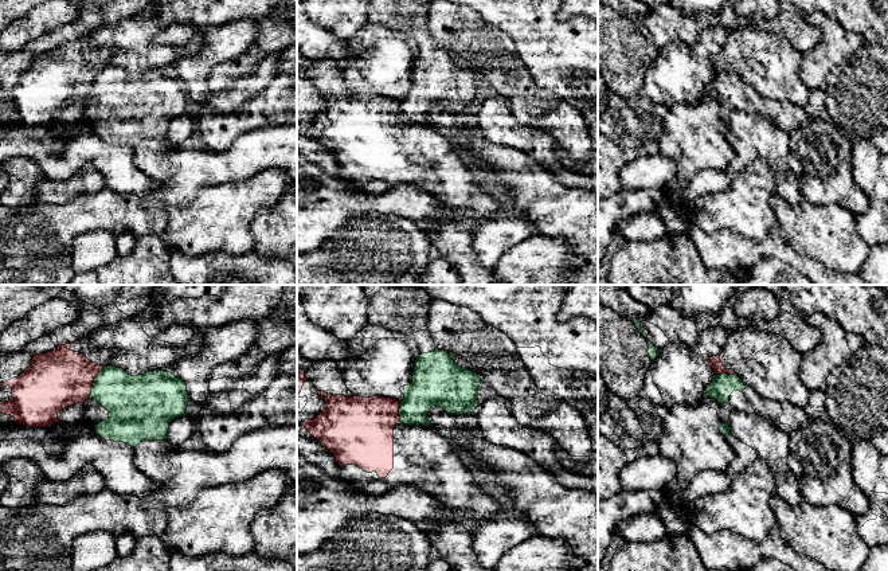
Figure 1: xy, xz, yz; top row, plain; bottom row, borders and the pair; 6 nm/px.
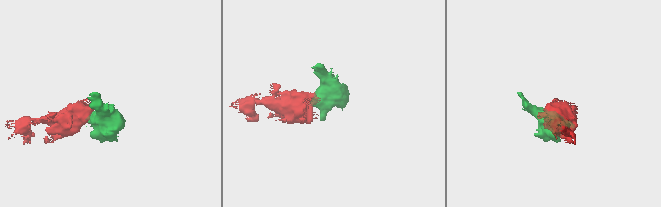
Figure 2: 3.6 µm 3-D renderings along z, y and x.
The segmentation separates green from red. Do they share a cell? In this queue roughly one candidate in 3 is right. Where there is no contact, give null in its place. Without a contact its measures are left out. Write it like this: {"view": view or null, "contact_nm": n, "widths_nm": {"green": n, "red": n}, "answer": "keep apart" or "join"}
{"view": "xy", "contact_nm": 200, "widths_nm": {"green": 300, "red": 360}, "answer": "keep apart"}

